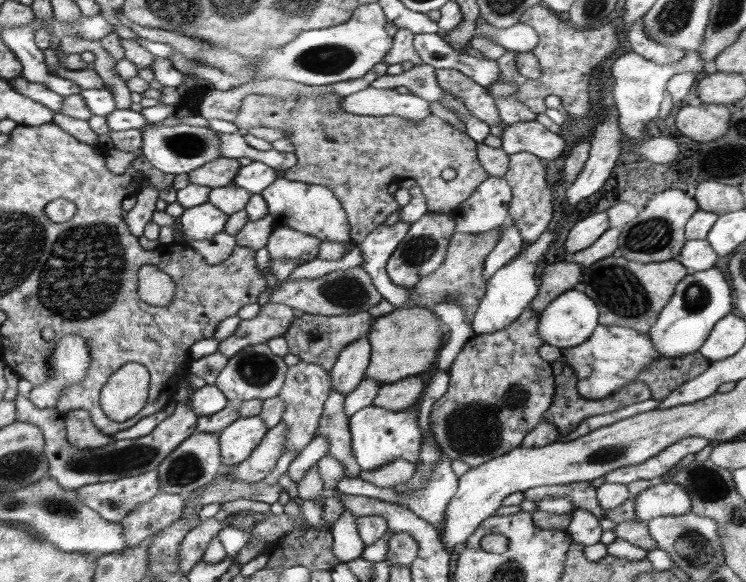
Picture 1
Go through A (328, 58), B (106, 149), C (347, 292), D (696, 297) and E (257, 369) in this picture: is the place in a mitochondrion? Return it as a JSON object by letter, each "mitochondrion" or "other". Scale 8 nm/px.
{"A":"mitochondrion","B":"other","C":"mitochondrion","D":"mitochondrion","E":"mitochondrion"}

